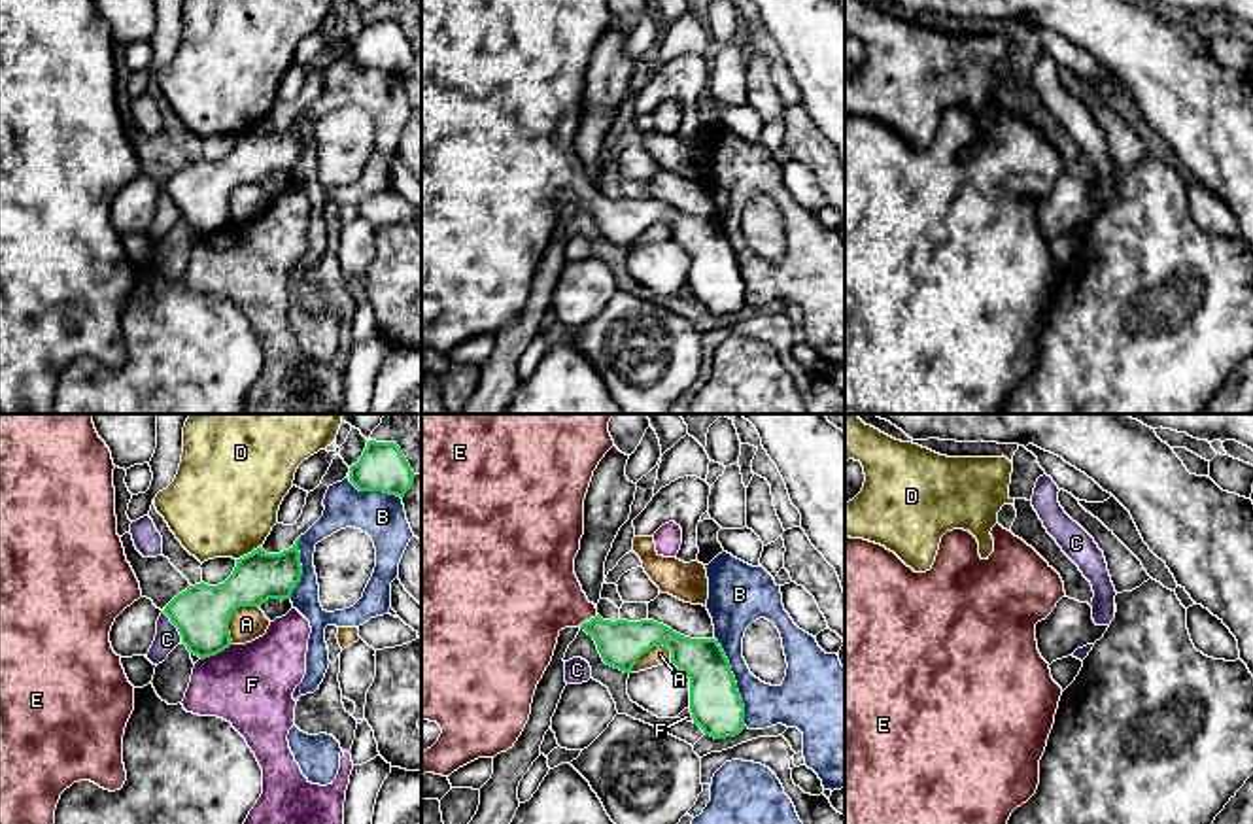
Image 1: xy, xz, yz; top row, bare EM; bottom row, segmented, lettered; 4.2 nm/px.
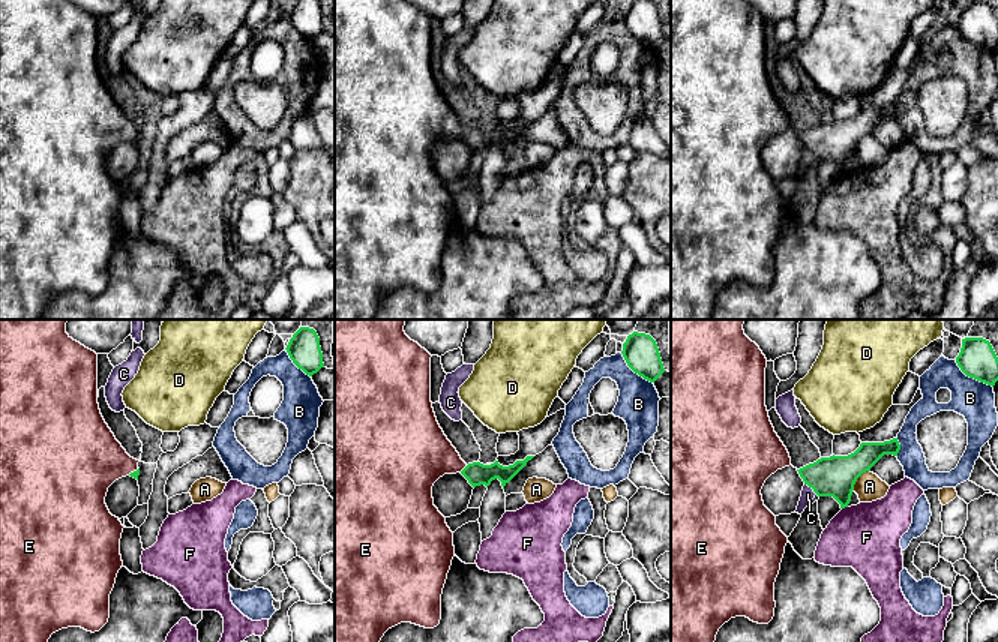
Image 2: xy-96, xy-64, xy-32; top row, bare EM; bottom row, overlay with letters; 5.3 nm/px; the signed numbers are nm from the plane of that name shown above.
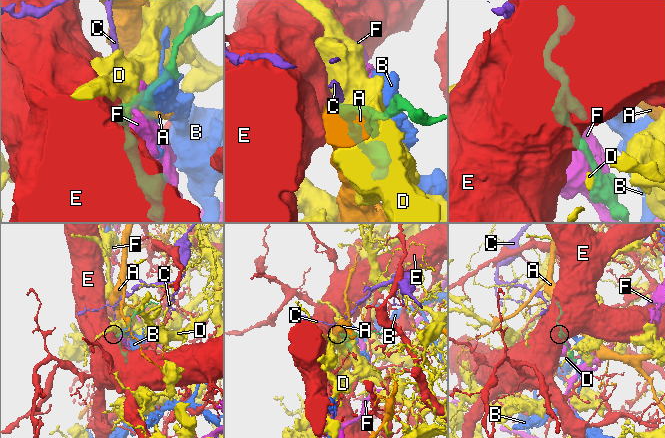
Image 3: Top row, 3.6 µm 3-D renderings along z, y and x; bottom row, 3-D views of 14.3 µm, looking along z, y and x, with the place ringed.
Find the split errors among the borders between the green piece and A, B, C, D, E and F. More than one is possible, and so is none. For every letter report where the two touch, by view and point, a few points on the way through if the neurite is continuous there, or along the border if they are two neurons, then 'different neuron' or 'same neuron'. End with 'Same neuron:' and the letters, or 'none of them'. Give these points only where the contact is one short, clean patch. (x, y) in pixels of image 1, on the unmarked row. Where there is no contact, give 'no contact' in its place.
A: meets green in xz at (649, 225); border along xz (671, 227), (654, 222), (630, 248); different neuron
B: meets green in xz at (736, 259); different neuron
C: meets green in xy at (174, 201); border along xy (163, 188), (182, 218); different neuron
D: meets green in xy at (248, 131); border along xy (259, 121), (237, 137); different neuron
E: meets green in xz at (590, 197); runs through xz (620, 220), (590, 197), (537, 172); same neuron
F: meets green in xy at (216, 229); different neuron
Same neuron: E

